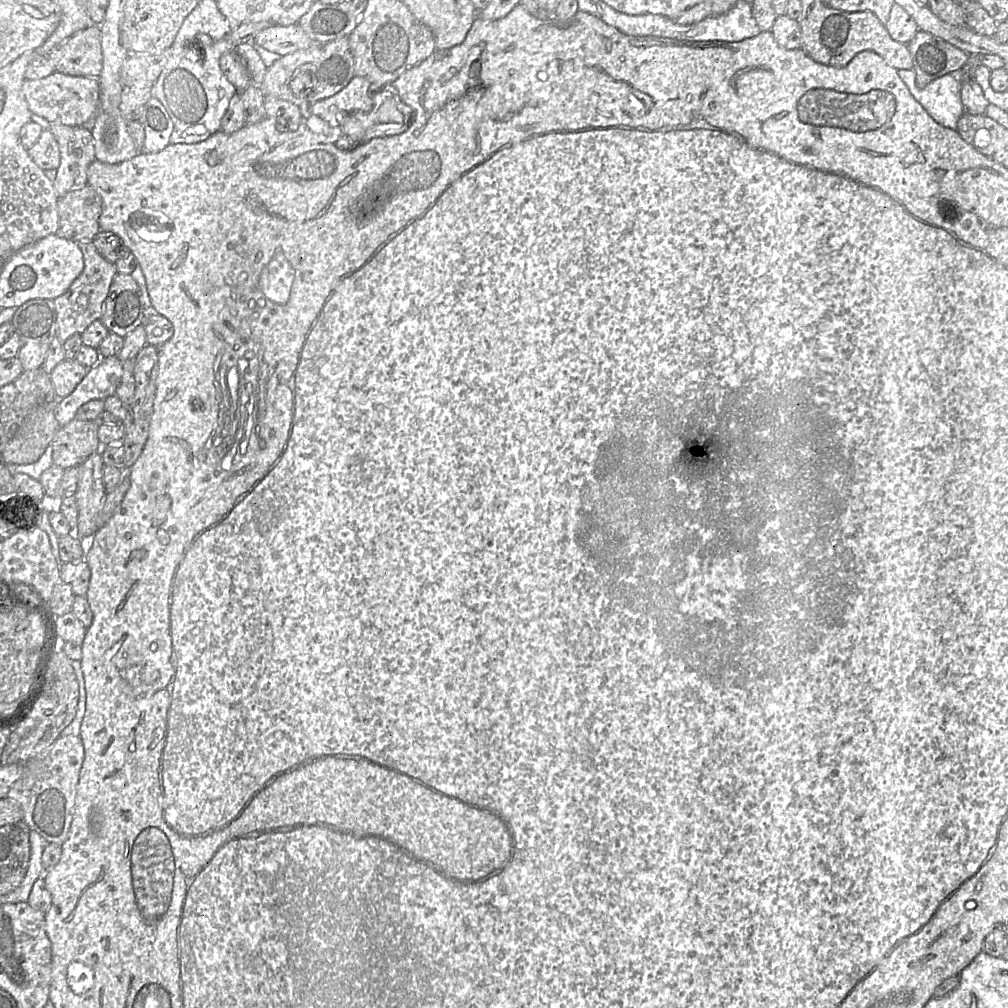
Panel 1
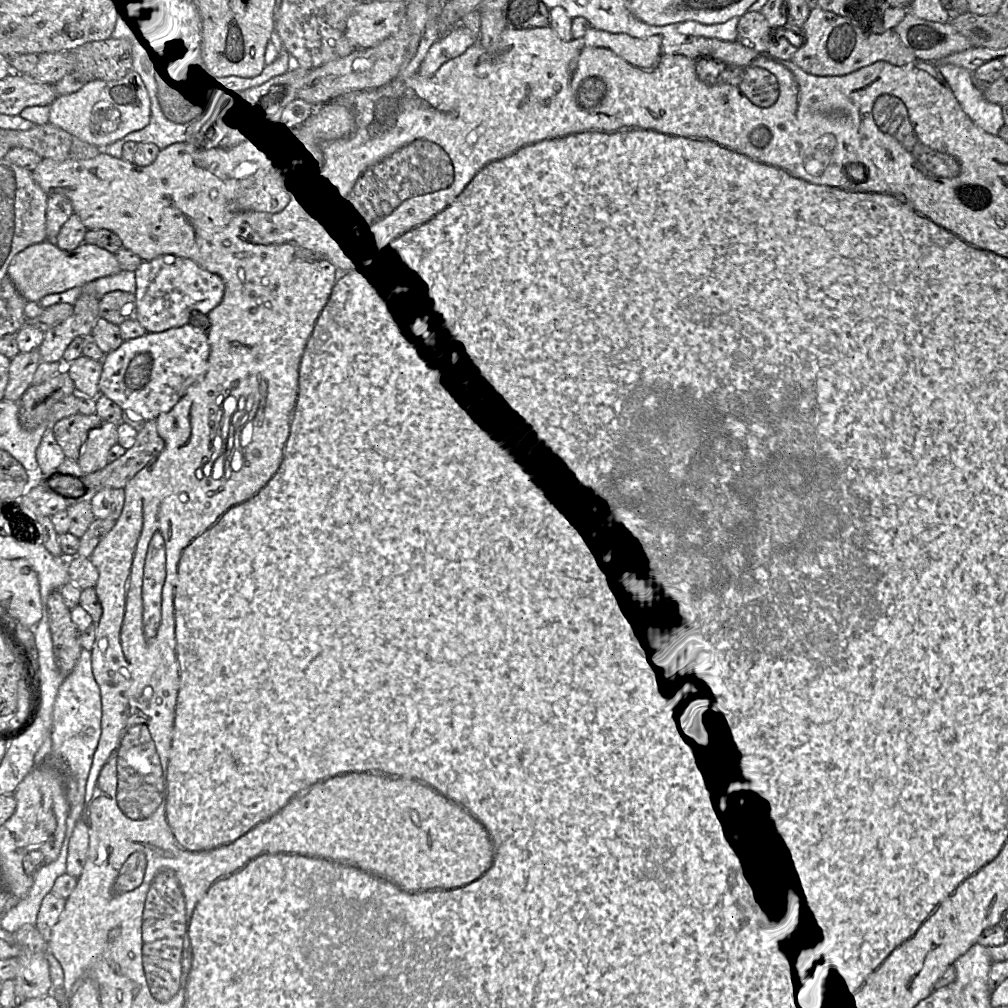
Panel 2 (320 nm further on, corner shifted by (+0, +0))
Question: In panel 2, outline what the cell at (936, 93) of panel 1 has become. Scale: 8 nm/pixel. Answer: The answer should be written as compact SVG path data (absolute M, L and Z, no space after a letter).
M939 63L939 70L971 120L984 131L997 135L1004 125L1002 106L988 101L974 86L972 72L947 63Z

